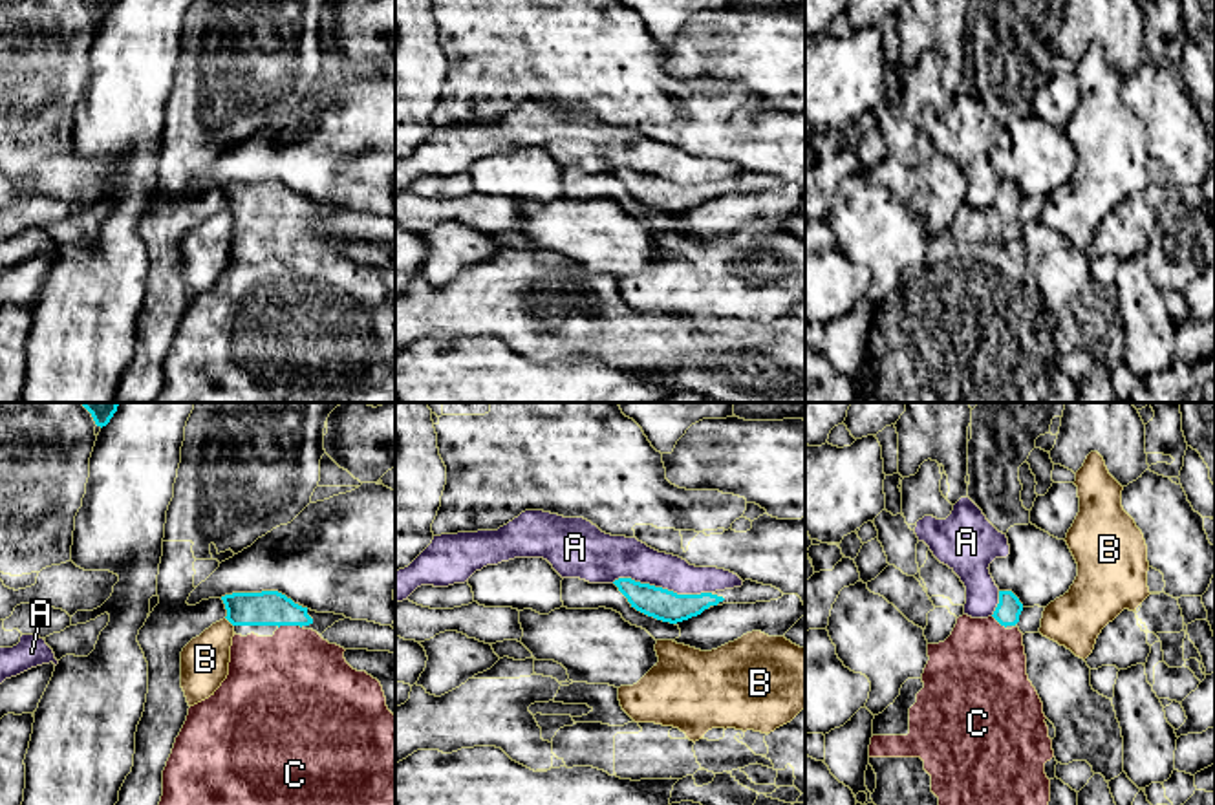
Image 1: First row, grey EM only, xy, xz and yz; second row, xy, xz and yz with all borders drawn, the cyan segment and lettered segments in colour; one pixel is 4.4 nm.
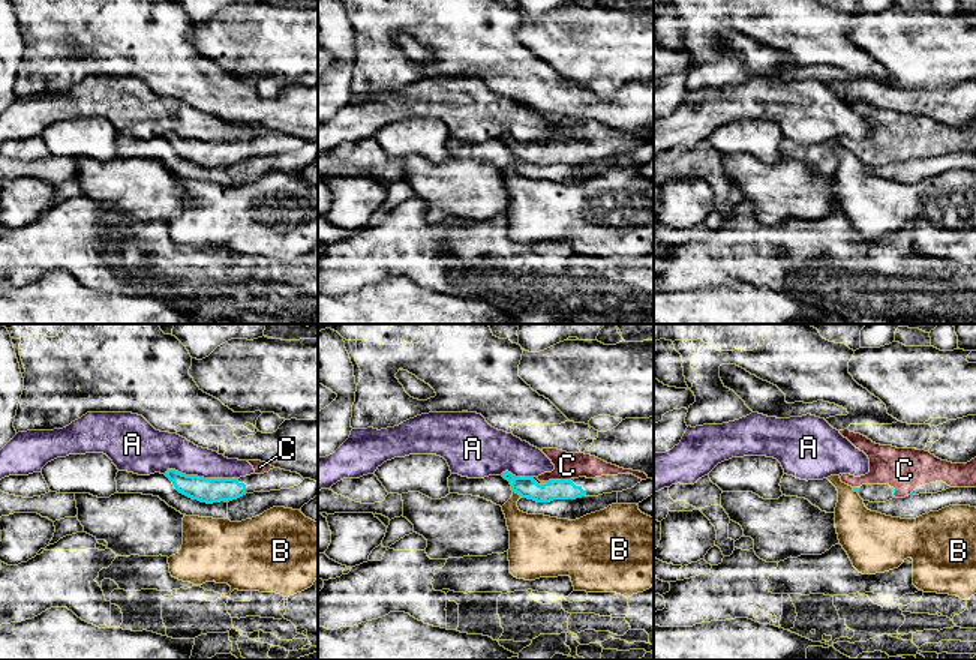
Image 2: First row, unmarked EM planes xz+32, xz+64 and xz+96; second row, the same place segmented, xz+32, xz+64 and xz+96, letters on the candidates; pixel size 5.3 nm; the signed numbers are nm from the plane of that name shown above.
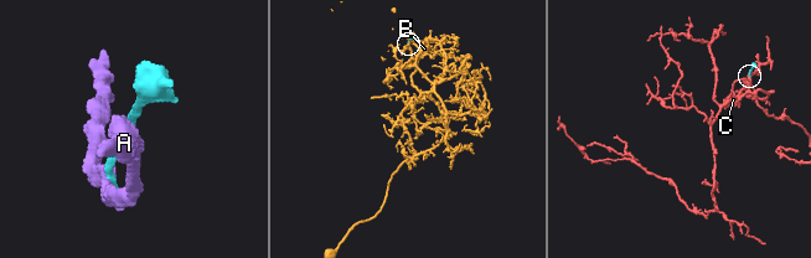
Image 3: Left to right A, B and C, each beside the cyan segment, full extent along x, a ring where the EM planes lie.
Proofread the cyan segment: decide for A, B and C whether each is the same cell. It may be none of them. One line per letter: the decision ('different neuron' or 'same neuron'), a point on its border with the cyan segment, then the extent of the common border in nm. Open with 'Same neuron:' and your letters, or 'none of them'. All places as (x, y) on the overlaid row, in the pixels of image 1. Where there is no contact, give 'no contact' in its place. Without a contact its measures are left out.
Same neuron: C
A: different neuron; contact xz (661, 588); length 440 nm
B: different neuron; contact xy (229, 621); length 60 nm
C: same neuron; contact xy (290, 624); length 100 nm

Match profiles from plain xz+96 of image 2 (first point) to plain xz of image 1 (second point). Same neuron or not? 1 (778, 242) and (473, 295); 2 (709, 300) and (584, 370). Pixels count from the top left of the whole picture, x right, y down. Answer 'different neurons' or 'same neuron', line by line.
1: same neuron
2: same neuron

